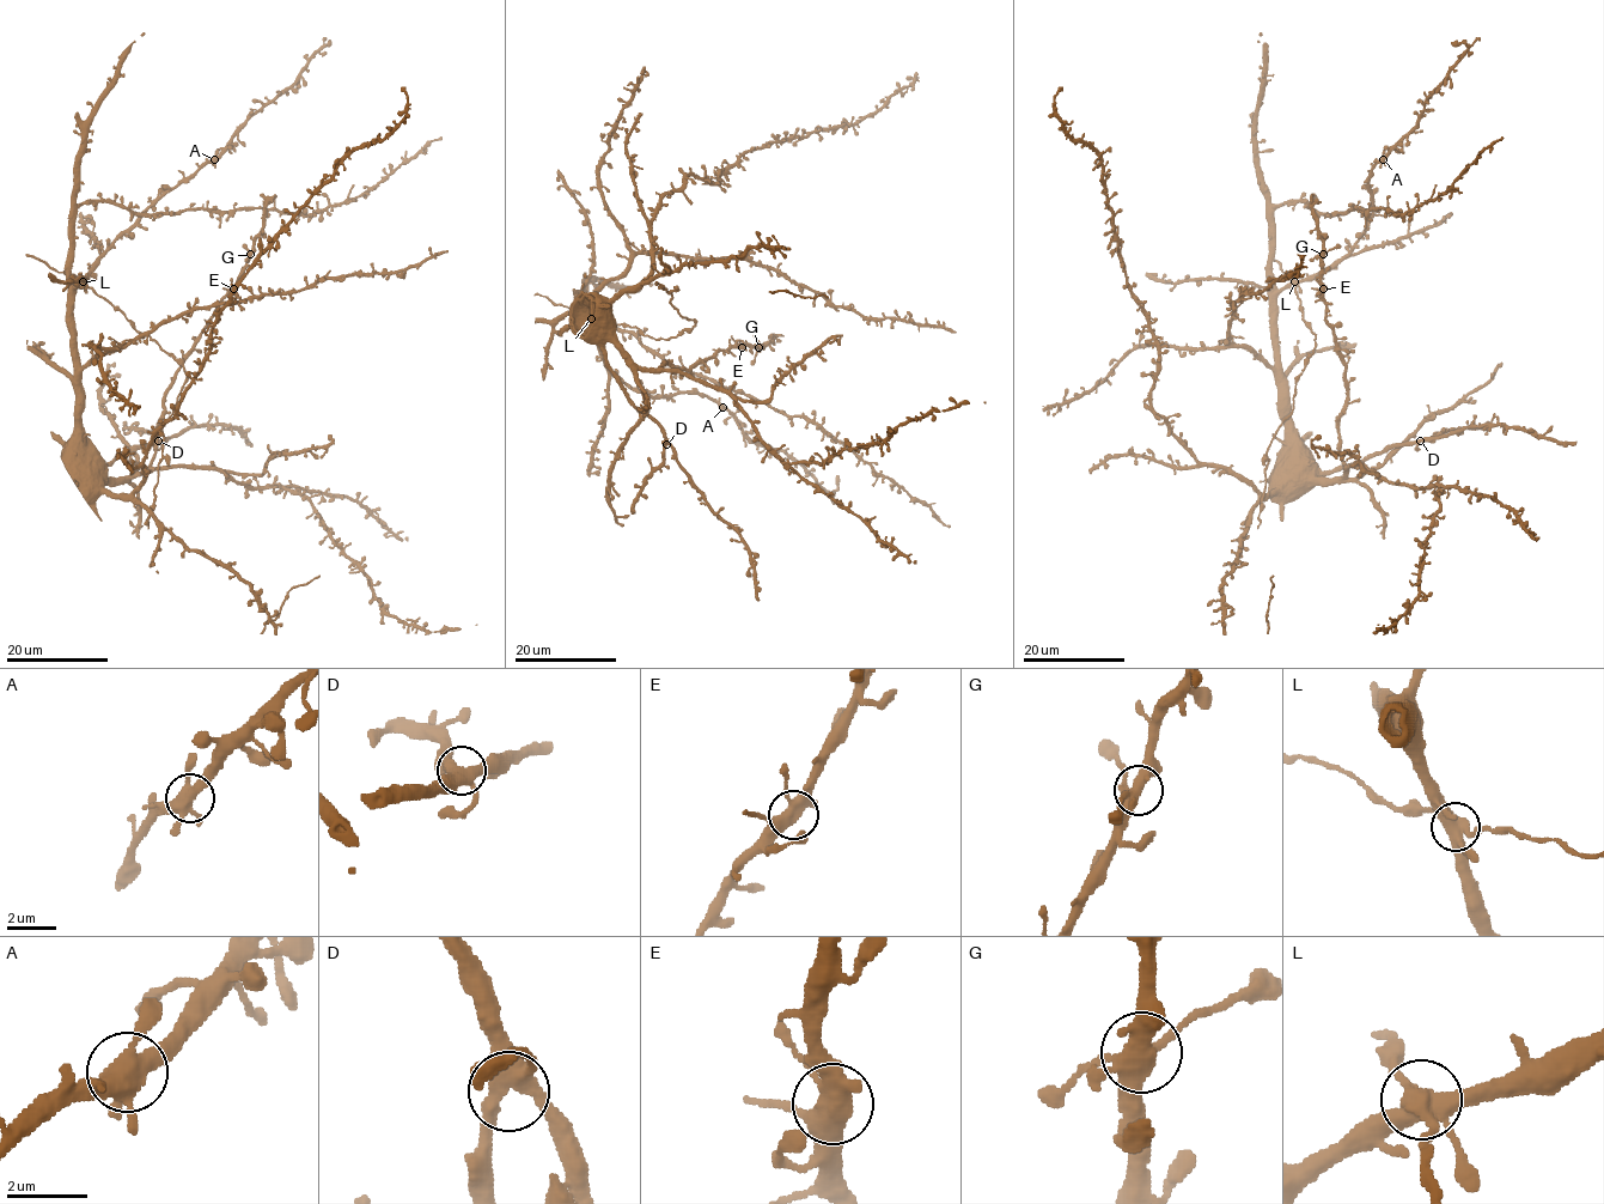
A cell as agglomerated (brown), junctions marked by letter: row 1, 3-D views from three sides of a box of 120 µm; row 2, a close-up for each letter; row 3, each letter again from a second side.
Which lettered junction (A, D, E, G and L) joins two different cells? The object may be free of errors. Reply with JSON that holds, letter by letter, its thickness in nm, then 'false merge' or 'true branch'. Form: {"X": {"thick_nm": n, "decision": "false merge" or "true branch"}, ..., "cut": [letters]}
{"A": {"thick_nm": 440, "decision": "true branch"}, "D": {"thick_nm": 440, "decision": "true branch"}, "E": {"thick_nm": 460, "decision": "true branch"}, "G": {"thick_nm": 460, "decision": "true branch"}, "L": {"thick_nm": 480, "decision": "true branch"}, "cut": []}

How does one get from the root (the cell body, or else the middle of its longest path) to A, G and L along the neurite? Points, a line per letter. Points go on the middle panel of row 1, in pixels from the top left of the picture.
A: (590, 309), (580, 299), (603, 363), (627, 384), (653, 396), (702, 393), (723, 407)
G: (590, 309), (616, 344), (638, 365), (646, 369), (668, 363), (674, 371), (688, 370), (717, 351), (758, 347)
L: (590, 309), (580, 299), (591, 318)

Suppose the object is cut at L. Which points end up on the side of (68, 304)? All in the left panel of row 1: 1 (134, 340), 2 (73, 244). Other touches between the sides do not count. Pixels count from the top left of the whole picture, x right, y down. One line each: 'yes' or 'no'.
1: yes
2: yes

